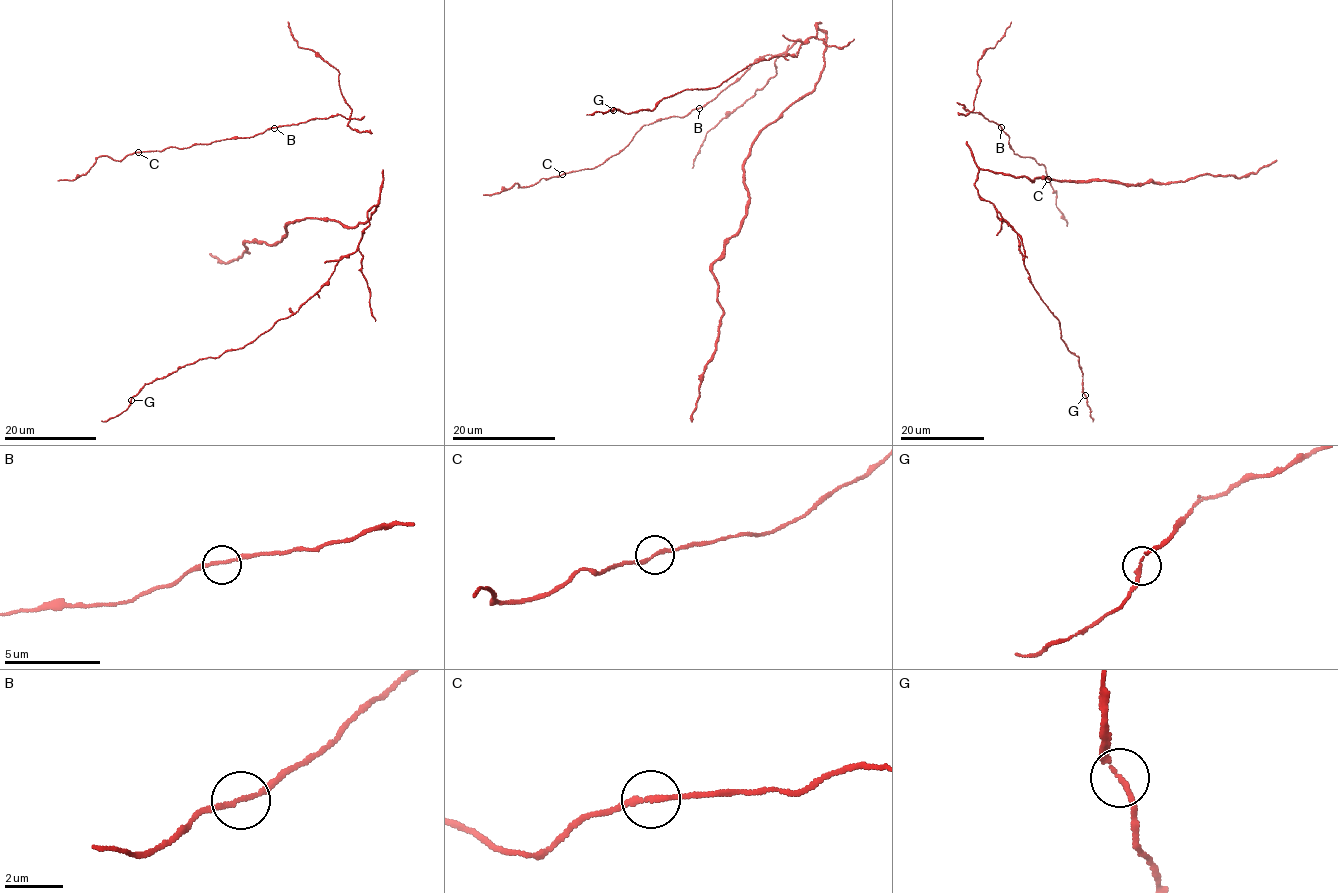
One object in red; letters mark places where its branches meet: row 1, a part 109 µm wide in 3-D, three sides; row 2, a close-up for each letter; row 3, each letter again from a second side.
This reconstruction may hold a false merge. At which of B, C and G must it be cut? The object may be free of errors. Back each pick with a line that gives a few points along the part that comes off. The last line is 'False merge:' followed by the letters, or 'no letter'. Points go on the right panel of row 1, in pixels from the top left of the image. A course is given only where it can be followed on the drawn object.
False merge: no letter

